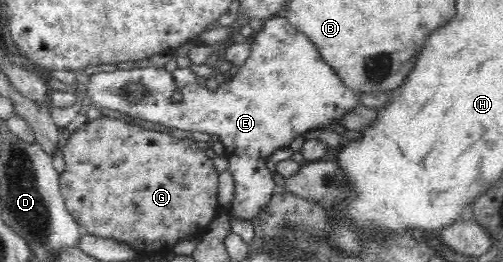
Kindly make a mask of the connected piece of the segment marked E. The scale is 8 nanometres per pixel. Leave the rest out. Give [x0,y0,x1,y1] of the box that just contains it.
[84,16,361,222]

